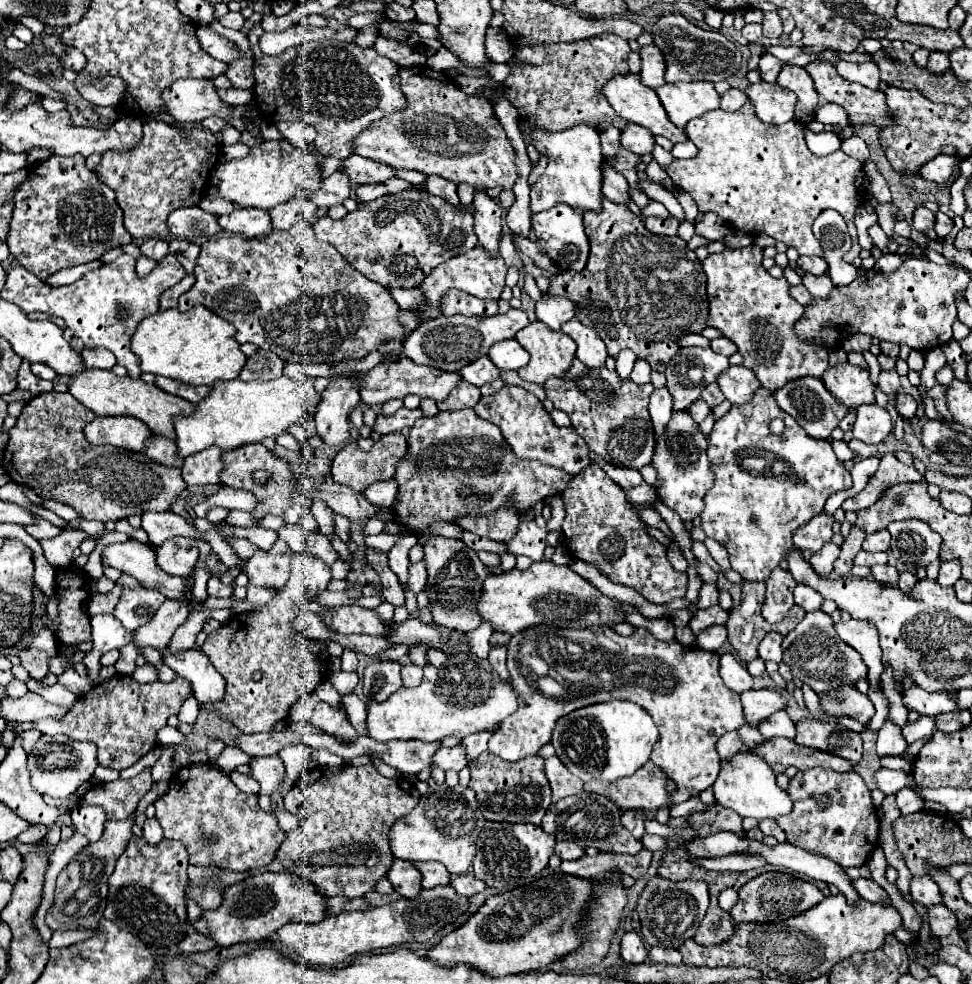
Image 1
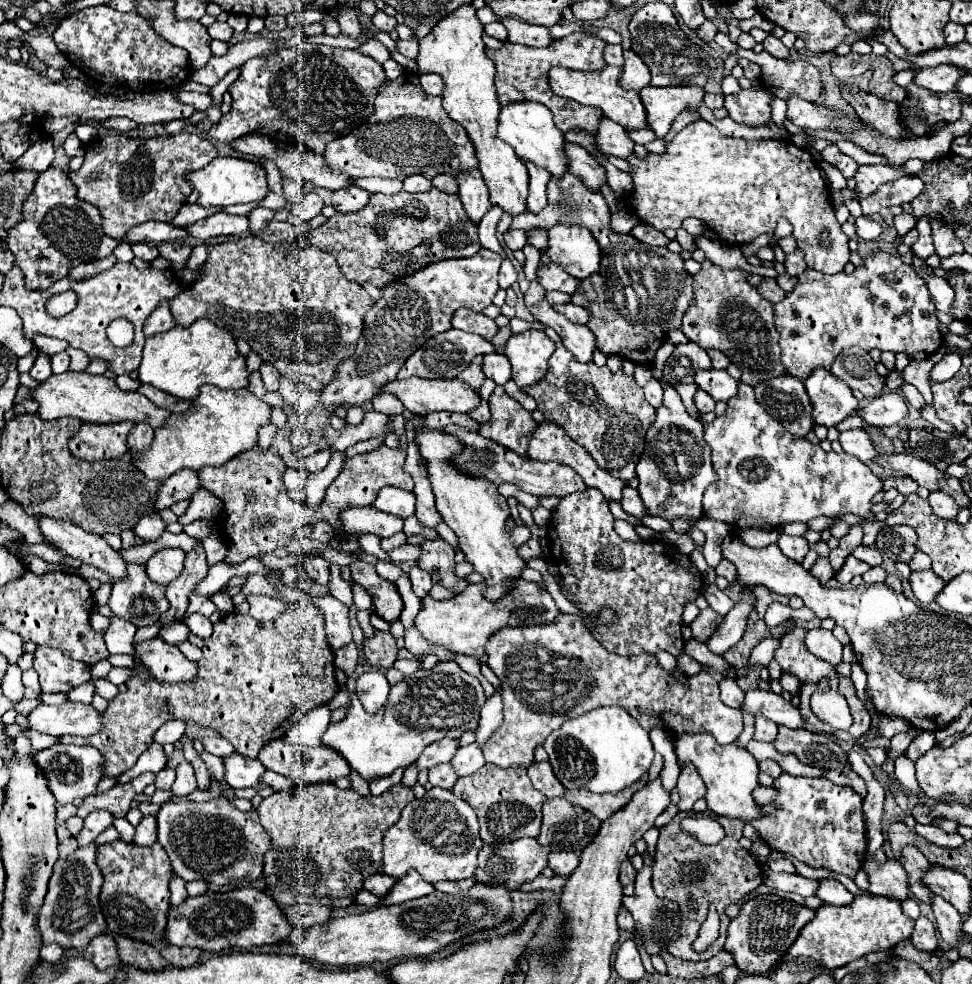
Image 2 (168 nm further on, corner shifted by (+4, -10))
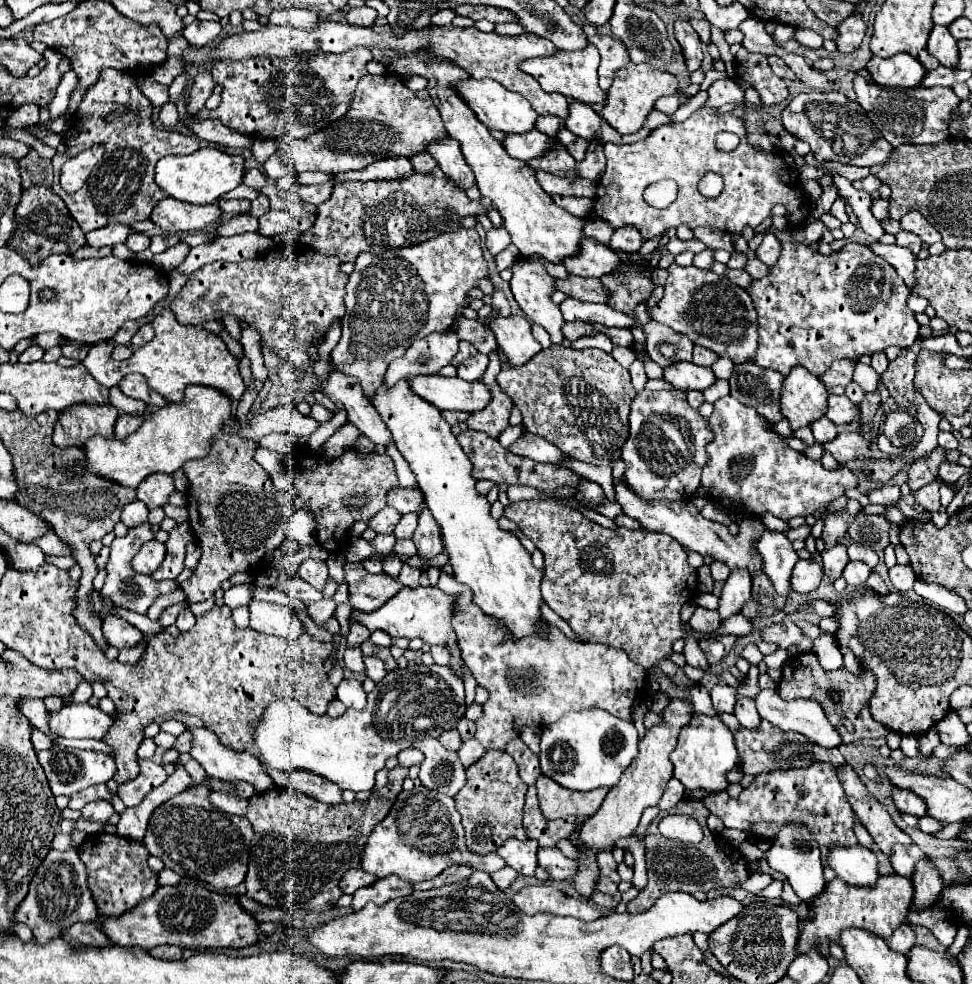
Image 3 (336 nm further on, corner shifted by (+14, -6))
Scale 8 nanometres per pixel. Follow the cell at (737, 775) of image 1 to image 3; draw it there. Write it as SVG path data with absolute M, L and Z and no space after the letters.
M694 714L678 734L678 746L670 760L674 764L674 778L678 778L686 790L702 788L710 792L722 792L728 786L724 774L738 766L738 752L730 728L718 716Z

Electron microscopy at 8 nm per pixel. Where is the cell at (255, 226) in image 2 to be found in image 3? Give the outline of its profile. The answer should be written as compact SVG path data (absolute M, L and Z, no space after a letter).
M222 198L222 200L218 202L218 206L222 208L222 212L248 214L248 210L250 210L250 200L226 200L226 198Z

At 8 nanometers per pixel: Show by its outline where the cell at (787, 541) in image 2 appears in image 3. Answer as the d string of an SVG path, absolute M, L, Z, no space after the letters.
M764 532L758 540L758 552L762 556L764 572L770 576L778 594L788 596L790 588L790 574L794 564L798 562L798 554L792 548L792 542L782 532Z

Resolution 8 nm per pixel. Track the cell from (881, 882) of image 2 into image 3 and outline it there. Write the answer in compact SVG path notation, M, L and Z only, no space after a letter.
M830 844L830 856L826 856L826 864L836 872L838 878L852 886L872 886L878 880L876 856L862 844Z

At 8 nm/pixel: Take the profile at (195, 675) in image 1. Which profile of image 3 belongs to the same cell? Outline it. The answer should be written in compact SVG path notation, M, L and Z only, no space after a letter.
M114 614L102 618L102 632L104 632L106 642L116 648L136 646L144 638L144 634L138 628L134 628L124 618L114 616Z

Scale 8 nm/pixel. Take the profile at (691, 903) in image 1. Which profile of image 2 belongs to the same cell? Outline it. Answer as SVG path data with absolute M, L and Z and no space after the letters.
M644 852L642 858L644 858L644 868L636 876L636 890L634 890L634 894L632 896L624 896L624 908L628 908L628 912L632 914L632 918L636 922L636 932L642 938L644 950L650 956L654 956L654 954L666 952L666 948L670 946L670 942L678 940L678 936L680 936L680 924L682 924L682 912L680 912L678 902L660 900L656 896L656 892L652 888L652 880L650 880L654 858L648 852Z

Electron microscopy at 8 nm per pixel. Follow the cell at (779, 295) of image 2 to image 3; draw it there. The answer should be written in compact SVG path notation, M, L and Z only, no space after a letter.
M726 270L726 278L732 282L732 284L738 284L740 288L748 288L752 278L744 272L744 270Z

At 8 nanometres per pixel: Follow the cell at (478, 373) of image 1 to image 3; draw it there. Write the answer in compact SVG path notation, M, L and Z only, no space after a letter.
M460 340L460 344L458 344L458 354L454 356L454 360L452 360L452 366L460 366L466 358L470 358L470 356L474 356L478 350L470 344L470 342L464 342L464 340Z

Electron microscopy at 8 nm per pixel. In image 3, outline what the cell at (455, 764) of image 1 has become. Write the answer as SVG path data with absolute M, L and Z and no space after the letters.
M476 738L466 740L466 742L462 744L462 748L458 750L458 756L460 756L460 760L462 760L462 764L464 764L466 768L468 768L470 764L478 762L482 754L486 754L486 748L482 748L482 744L478 744Z

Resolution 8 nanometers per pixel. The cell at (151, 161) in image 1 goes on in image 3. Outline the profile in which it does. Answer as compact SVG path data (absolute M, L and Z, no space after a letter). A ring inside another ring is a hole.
M106 68L100 72L98 82L84 94L78 112L72 116L72 130L70 136L62 136L60 146L52 158L54 166L54 192L64 200L72 218L82 226L84 232L104 228L110 222L118 224L132 224L138 220L148 220L152 208L166 198L166 194L154 182L154 166L166 154L192 154L198 150L198 142L194 136L178 134L172 130L158 130L150 116L152 104L144 98L136 80L124 72L114 68ZM118 112L120 116L112 122L106 120L108 114ZM76 128L80 128L76 132ZM104 144L106 152L98 162L98 168L90 174L88 182L74 194L66 194L58 184L60 166L66 158L74 158L82 150Z

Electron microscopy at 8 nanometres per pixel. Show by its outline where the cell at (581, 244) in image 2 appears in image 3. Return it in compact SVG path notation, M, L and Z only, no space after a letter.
M584 238L578 256L566 258L564 266L566 266L568 274L572 274L572 276L602 278L602 276L608 276L608 274L622 270L622 260L608 246L598 244L592 238Z

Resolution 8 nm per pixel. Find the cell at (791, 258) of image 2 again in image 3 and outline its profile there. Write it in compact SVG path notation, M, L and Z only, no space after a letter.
M766 234L762 244L756 248L756 258L762 260L766 266L772 266L780 256L780 246L782 242L774 234Z

